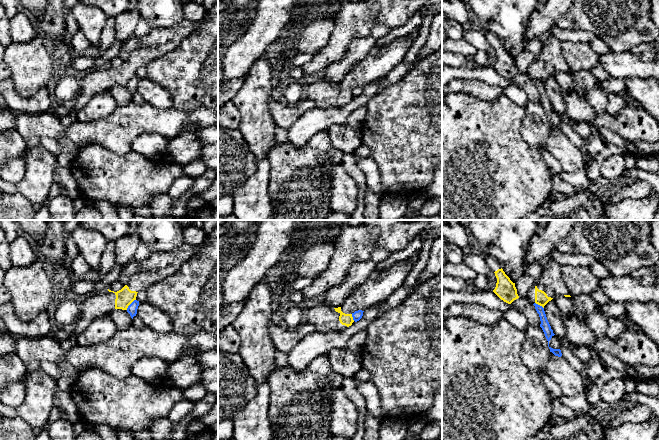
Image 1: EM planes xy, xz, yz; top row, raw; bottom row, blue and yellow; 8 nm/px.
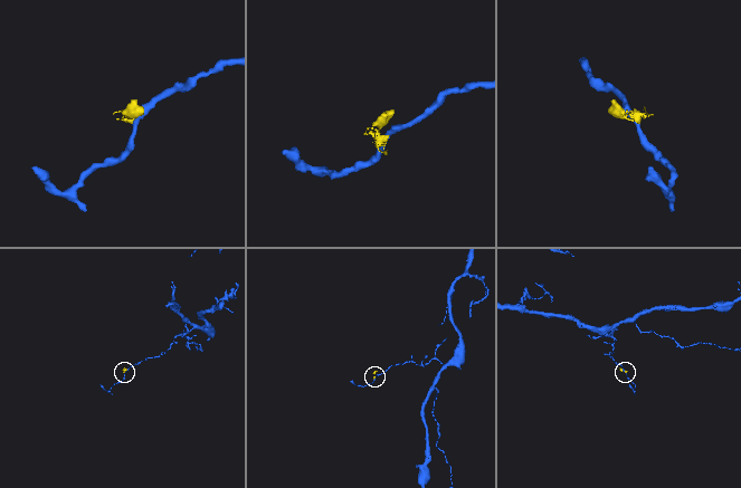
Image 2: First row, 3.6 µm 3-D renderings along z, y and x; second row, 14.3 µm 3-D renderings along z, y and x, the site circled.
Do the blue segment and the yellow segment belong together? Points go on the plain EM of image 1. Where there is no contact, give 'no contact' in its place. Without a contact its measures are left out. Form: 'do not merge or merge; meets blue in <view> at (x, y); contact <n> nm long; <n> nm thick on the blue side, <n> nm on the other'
do not merge; meets blue in xy at (130, 80); contact 120 nm long; 80 nm thick on the blue side, 140 nm on the other

